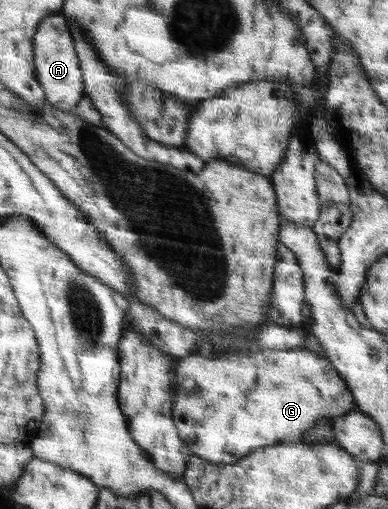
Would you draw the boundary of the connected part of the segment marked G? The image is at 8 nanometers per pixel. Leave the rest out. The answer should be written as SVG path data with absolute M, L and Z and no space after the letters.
M301 348L289 350L245 349L230 355L189 354L177 362L177 376L173 389L177 402L172 419L179 437L194 458L209 463L235 464L253 449L271 445L299 443L305 432L317 424L337 420L338 416L357 409L353 393L335 371L335 366L323 354Z

